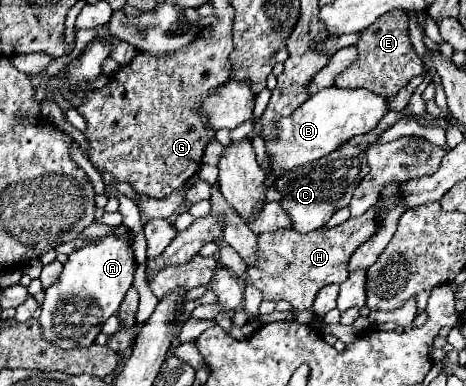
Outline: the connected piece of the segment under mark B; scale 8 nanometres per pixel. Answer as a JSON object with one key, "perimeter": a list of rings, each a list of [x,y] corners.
{"perimeter":[[[337,87],[321,89],[319,93],[311,95],[301,107],[297,107],[293,115],[277,119],[277,127],[279,127],[277,137],[273,141],[265,141],[271,173],[275,173],[275,177],[283,177],[293,169],[299,169],[307,163],[313,163],[333,153],[351,137],[375,129],[381,117],[385,115],[385,111],[387,111],[385,97],[375,95],[373,91],[337,89]]]}

